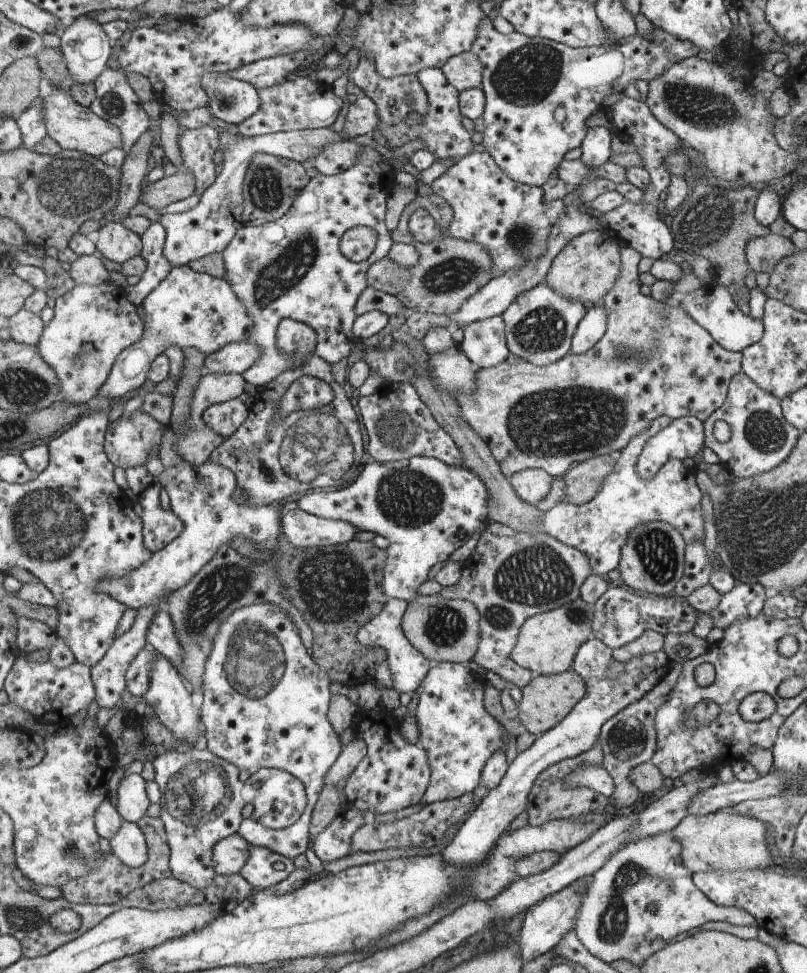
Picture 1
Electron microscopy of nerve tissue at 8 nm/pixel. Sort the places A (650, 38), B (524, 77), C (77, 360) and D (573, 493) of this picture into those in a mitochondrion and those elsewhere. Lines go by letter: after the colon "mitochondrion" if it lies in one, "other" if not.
A: other
B: mitochondrion
C: mitochondrion
D: other

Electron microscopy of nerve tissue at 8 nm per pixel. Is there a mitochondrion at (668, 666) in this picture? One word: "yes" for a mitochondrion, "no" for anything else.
no

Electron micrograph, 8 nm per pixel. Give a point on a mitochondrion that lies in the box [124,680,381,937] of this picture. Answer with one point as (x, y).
(197, 793)

